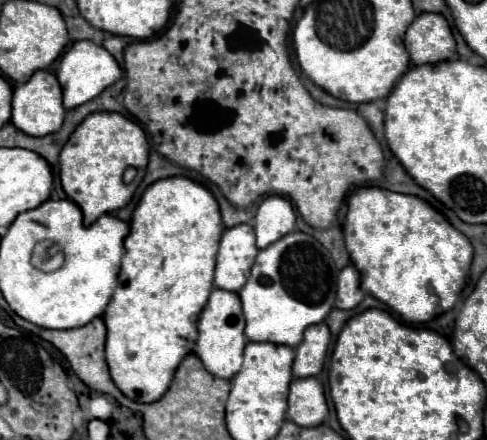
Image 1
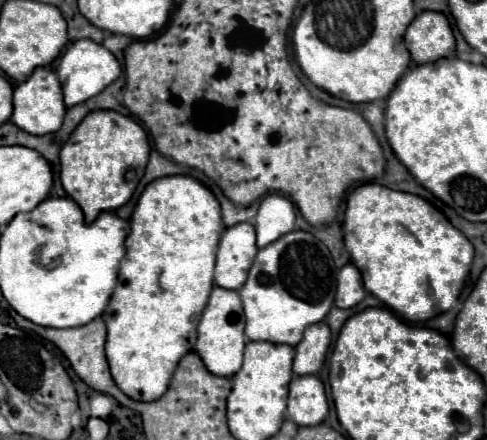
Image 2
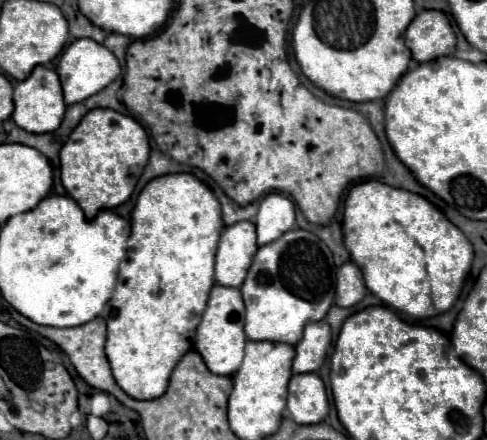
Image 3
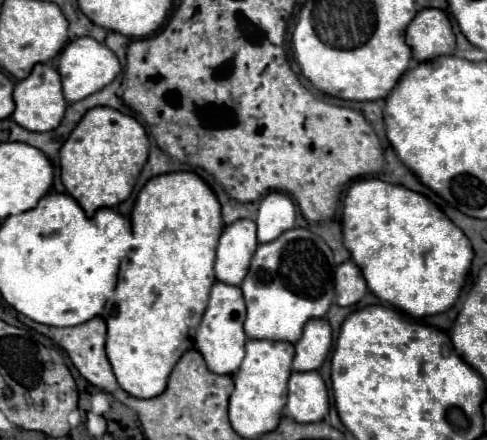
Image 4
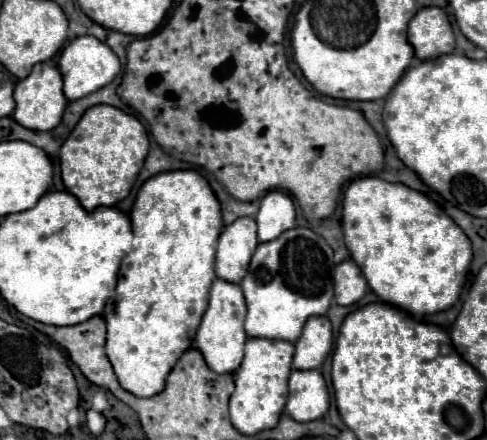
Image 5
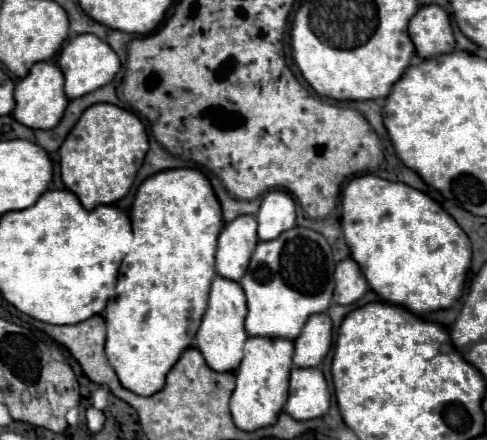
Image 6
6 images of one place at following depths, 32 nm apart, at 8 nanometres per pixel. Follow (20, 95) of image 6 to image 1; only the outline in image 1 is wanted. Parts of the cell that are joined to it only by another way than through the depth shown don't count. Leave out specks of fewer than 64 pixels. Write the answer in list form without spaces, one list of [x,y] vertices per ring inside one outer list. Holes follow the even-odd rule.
[[[36,70],[28,82],[14,88],[10,121],[18,130],[30,136],[46,136],[46,134],[58,132],[62,126],[64,114],[66,110],[60,100],[60,82],[50,70]]]

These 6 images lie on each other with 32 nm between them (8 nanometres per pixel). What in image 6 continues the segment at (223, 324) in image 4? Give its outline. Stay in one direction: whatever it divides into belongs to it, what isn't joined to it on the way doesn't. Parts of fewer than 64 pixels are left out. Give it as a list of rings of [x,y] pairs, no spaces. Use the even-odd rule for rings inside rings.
[[[216,276],[212,282],[210,290],[210,300],[208,308],[204,312],[200,330],[196,334],[198,348],[202,356],[206,358],[206,364],[216,370],[216,372],[234,372],[240,366],[240,360],[244,356],[244,340],[248,338],[246,328],[244,328],[244,318],[246,318],[246,296],[244,290],[238,282]]]

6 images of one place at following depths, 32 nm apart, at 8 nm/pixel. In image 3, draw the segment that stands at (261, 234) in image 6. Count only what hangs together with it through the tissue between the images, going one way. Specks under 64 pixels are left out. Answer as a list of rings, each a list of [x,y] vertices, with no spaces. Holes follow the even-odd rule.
[[[278,192],[268,194],[260,202],[260,210],[256,214],[258,244],[268,244],[280,238],[284,232],[294,228],[294,222],[296,222],[296,208],[292,200]]]

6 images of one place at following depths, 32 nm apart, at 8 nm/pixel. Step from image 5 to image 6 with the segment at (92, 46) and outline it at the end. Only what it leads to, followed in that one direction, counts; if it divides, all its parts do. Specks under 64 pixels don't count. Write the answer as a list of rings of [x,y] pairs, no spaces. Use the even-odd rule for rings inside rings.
[[[76,34],[62,48],[62,52],[58,56],[58,66],[60,66],[60,70],[64,72],[64,78],[66,78],[64,92],[72,100],[72,98],[80,98],[88,92],[94,92],[96,88],[102,88],[104,84],[108,84],[116,76],[116,72],[120,70],[120,60],[116,56],[116,52],[98,36]]]

